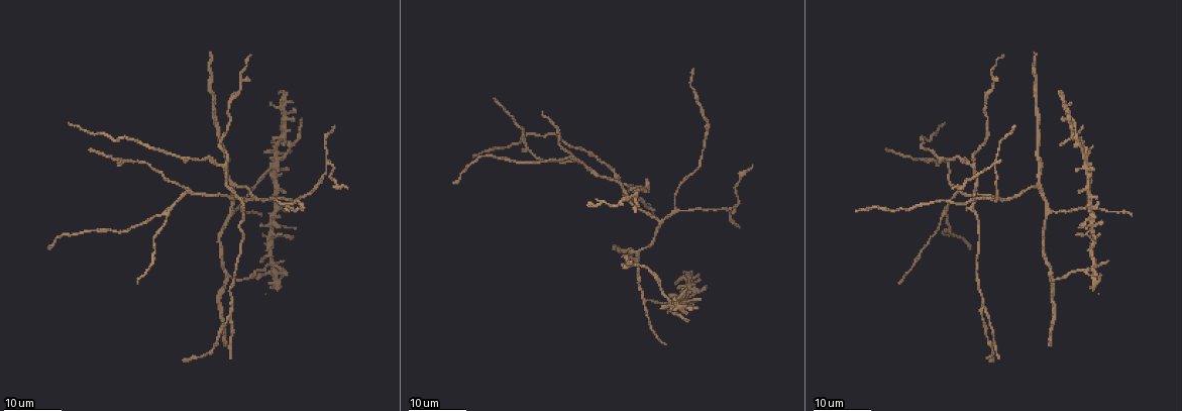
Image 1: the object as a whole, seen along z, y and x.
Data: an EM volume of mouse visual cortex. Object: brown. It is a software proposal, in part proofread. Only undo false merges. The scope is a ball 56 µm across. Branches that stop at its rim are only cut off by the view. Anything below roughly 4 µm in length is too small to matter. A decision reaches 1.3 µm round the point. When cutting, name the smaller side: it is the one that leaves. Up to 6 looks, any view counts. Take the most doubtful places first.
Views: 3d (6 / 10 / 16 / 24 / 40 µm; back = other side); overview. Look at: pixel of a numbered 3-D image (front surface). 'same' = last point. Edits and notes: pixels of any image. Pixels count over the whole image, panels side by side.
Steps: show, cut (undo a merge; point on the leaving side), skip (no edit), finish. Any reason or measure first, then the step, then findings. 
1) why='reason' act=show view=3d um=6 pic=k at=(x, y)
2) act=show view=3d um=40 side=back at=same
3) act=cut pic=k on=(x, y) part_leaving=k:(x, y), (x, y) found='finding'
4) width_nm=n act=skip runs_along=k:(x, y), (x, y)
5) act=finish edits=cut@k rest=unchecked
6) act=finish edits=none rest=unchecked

why='three arms meet' act=show view=3d um=24 pic=1 at=(220, 194)

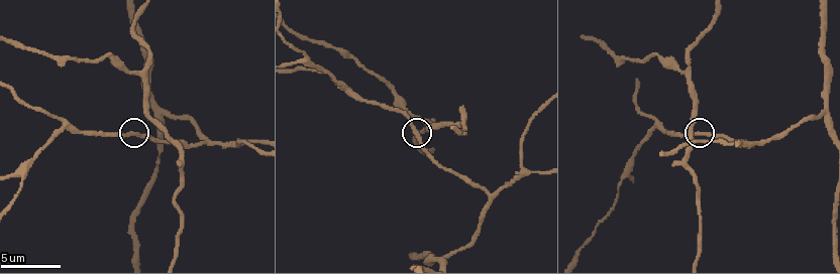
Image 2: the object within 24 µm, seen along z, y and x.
why='closer look' act=show view=3d um=6 pic=2 at=(705, 134)

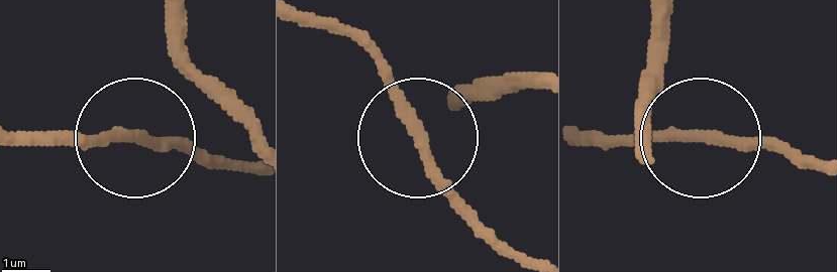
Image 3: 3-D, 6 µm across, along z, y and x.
arms=3 act=skip runs_along=3:(814, 167), (694, 135), (589, 135) found='continuous, no second cell'

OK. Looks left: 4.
why='thin arm on a thick one' act=show view=3d um=6 pic=2 at=(347, 88)

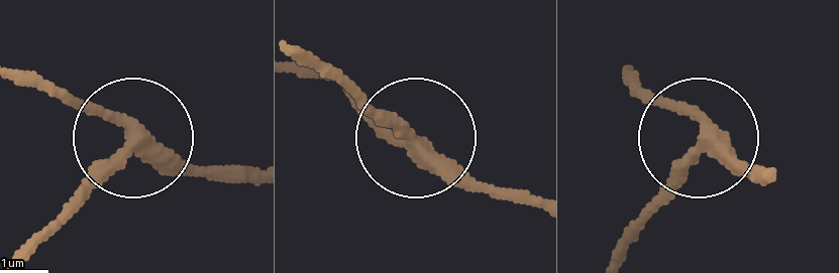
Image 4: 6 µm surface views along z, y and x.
act=show view=3d um=6 side=back pic=4 at=(703, 139)

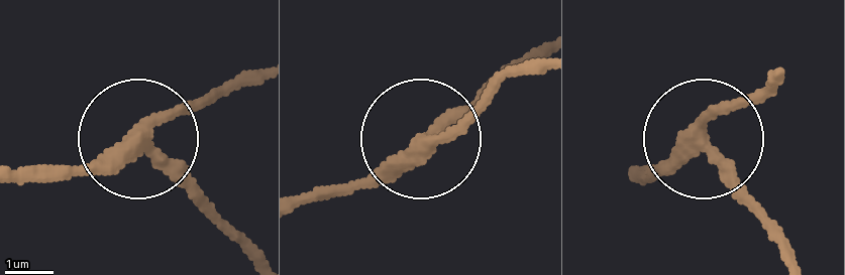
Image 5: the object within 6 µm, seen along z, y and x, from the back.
width_nm=300 act=skip runs_along=5:(300, 204), (360, 188), (501, 80) found='all the same cell'

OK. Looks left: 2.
why='two arms in line, one across' act=show view=3d um=24 pic=1 at=(985, 308)

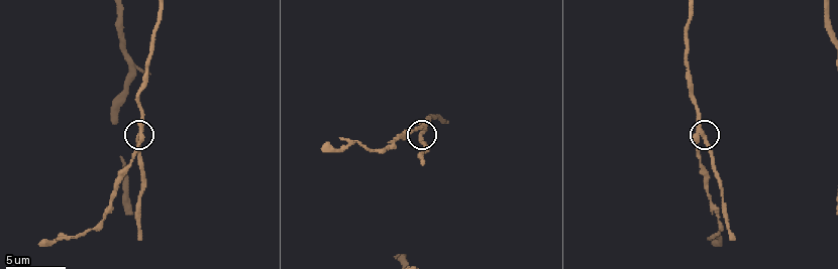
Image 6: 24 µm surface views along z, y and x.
why='closer look' act=show view=3d um=10 pic=6 at=(701, 134)

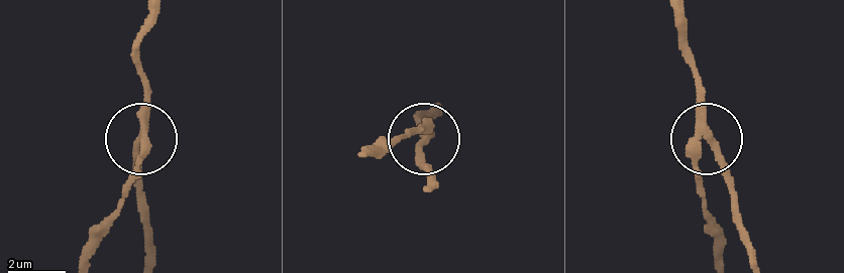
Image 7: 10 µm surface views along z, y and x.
act=cut pic=7 on=(133, 178) part_leaving=7:(142, 135), (140, 176), (90, 263) found='two cells meet here'

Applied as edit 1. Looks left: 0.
act=finish edits=cut@7 rest=unchecked

